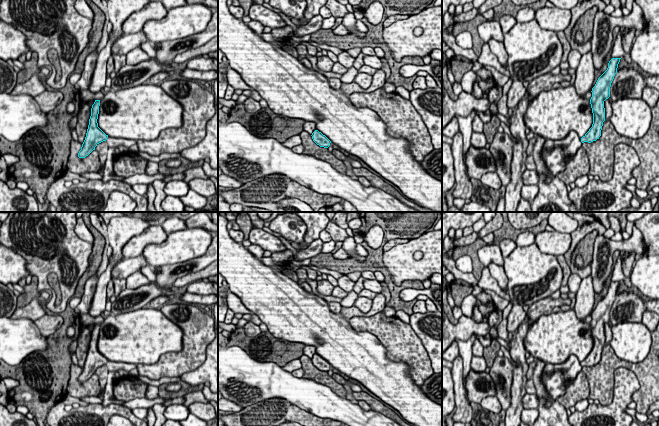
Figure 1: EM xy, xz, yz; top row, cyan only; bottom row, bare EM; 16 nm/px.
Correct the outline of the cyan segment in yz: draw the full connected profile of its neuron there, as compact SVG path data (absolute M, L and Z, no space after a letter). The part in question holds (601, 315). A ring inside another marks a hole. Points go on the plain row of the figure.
M612 282L608 287L607 294L598 302L592 312L590 328L593 337L593 348L589 355L581 362L581 366L591 367L601 360L603 346L605 345L604 325L610 321L610 311L617 297L621 282Z

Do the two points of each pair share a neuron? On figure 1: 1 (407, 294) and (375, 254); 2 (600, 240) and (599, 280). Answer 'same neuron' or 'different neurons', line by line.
1: different neurons
2: same neuron

